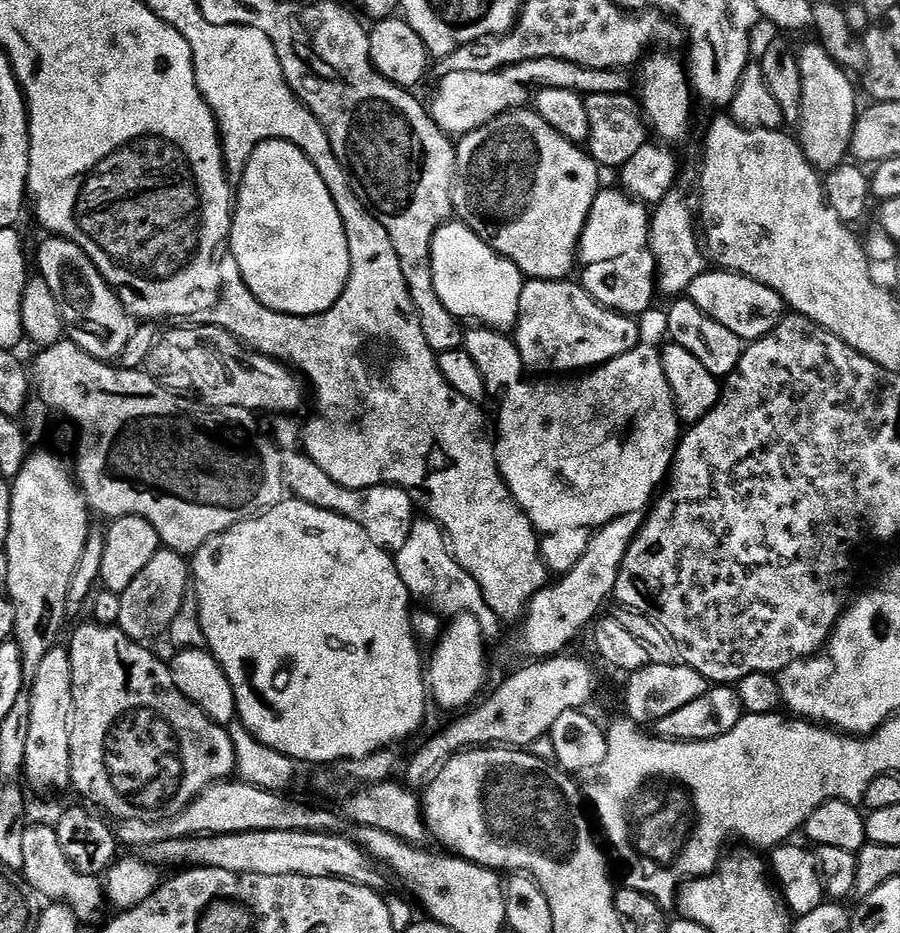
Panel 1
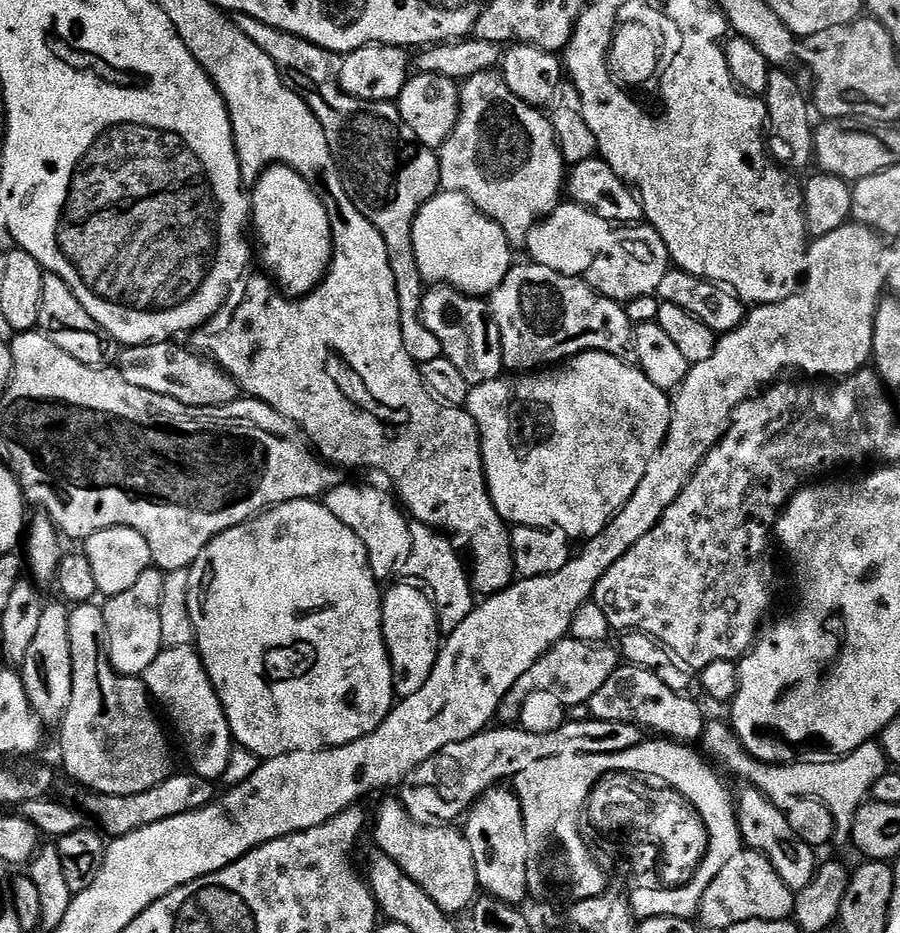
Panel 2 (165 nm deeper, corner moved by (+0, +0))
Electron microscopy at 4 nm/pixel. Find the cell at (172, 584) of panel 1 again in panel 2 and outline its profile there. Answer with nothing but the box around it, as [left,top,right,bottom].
[103,566,165,677]

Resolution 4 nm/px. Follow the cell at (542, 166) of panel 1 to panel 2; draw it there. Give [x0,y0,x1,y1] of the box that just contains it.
[438,70,566,246]

